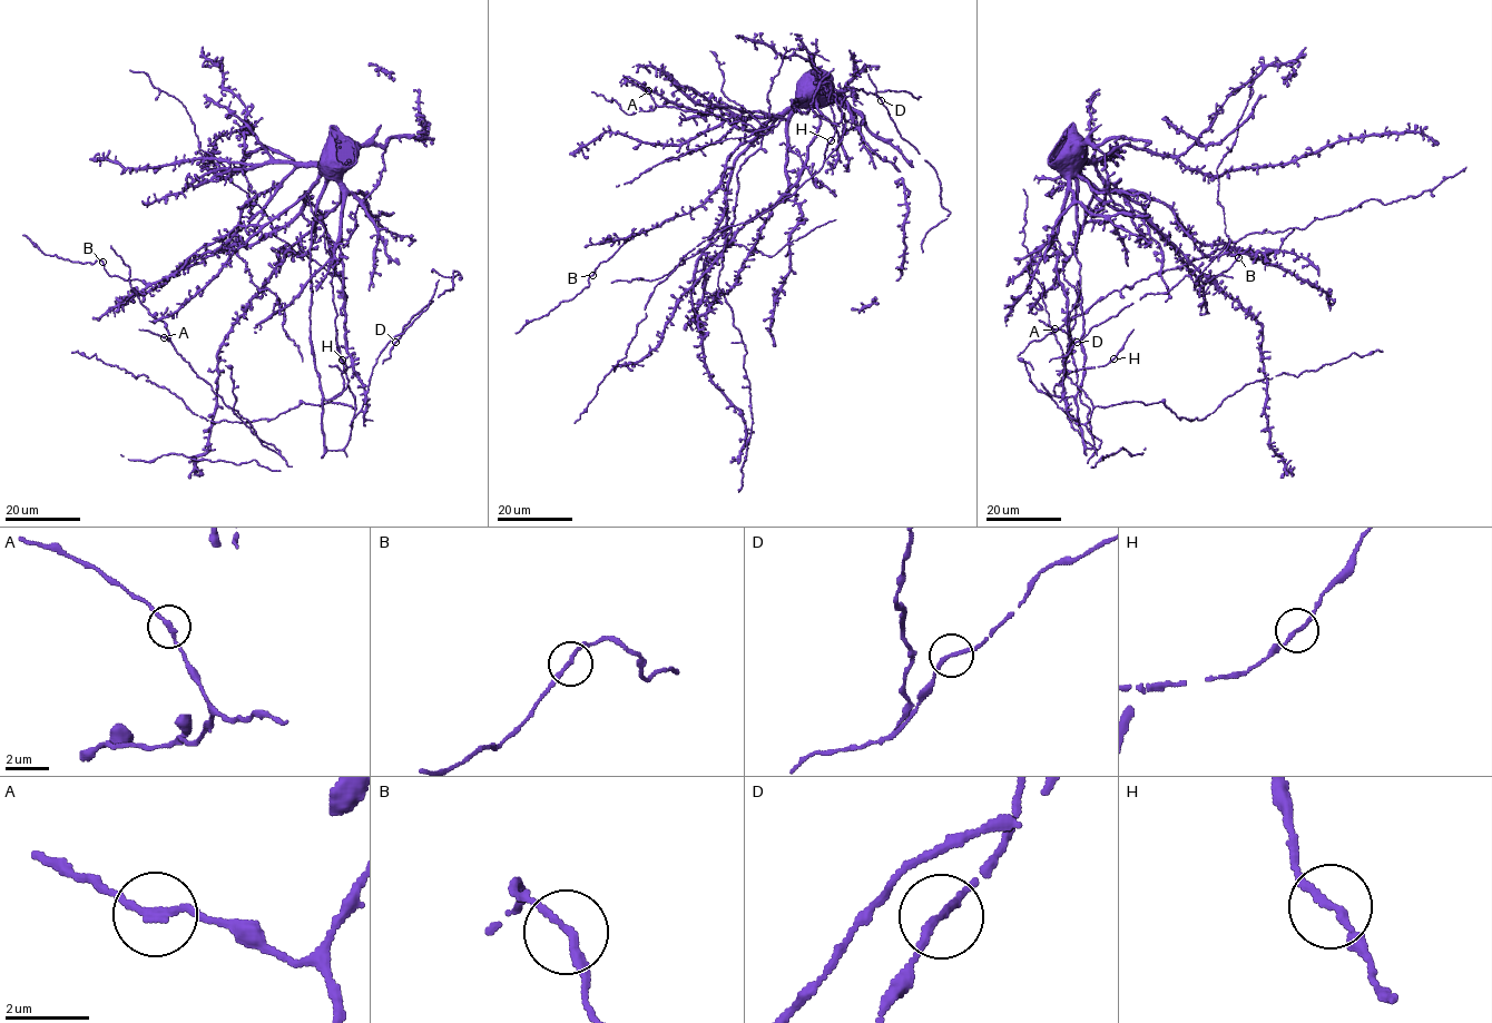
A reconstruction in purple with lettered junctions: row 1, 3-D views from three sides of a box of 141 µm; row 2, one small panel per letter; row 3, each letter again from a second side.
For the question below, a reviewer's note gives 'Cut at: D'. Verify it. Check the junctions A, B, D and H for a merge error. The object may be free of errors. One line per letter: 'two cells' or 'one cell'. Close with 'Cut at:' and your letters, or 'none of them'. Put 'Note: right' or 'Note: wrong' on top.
Note: wrong
A: one cell
B: one cell
D: one cell
H: one cell
Cut at: none of them

